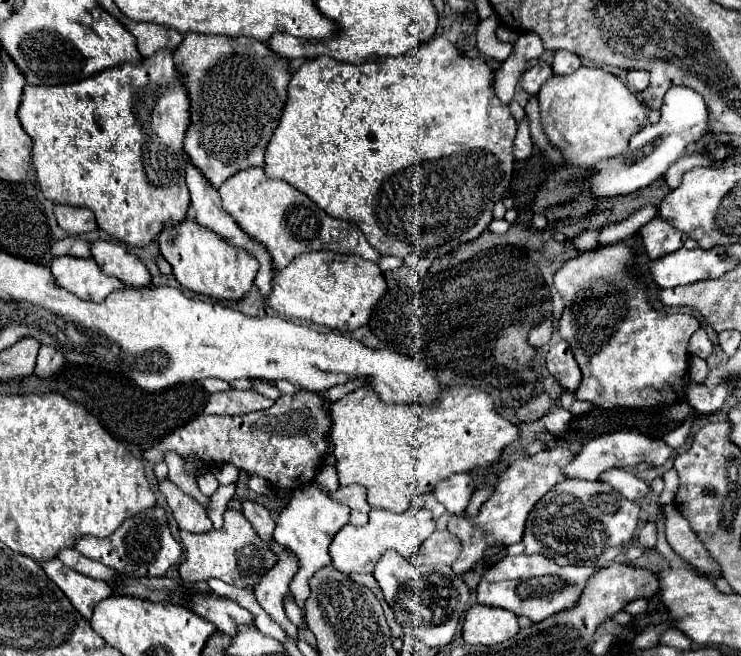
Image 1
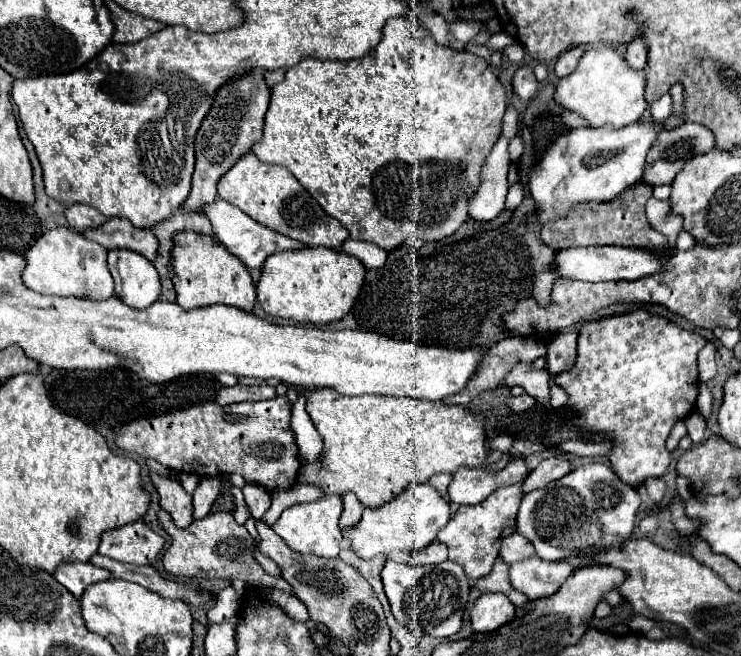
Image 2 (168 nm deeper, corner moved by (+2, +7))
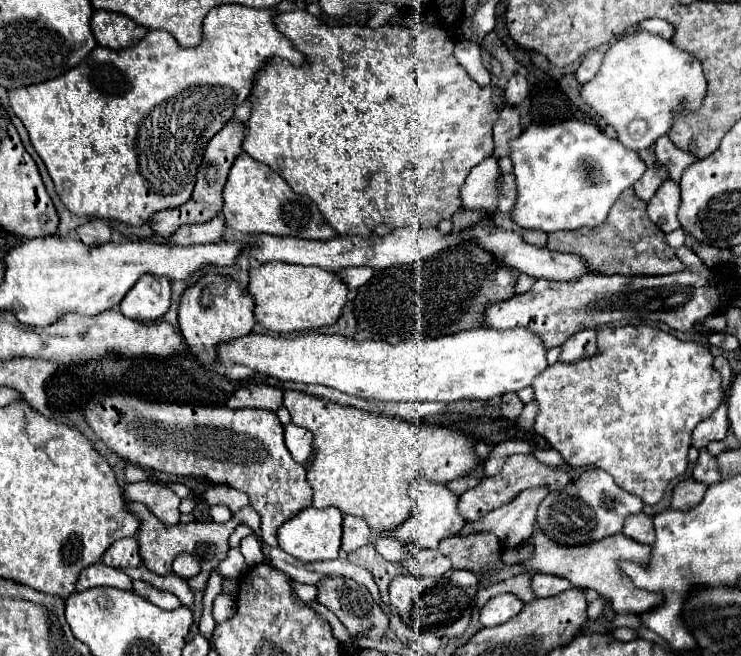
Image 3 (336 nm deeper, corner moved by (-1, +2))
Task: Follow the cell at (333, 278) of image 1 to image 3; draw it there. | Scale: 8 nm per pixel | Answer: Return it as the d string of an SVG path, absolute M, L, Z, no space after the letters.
M267 262L251 268L247 292L255 302L255 320L263 328L279 334L293 334L335 324L343 306L347 304L349 294L347 286L333 272L321 270L317 266L281 262Z

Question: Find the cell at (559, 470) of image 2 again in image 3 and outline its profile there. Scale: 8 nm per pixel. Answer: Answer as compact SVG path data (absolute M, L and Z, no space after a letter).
M529 488L513 502L489 512L485 518L481 518L481 522L467 522L461 532L465 532L465 536L473 532L491 532L505 548L513 548L525 538L531 538L537 506L547 492L547 488Z

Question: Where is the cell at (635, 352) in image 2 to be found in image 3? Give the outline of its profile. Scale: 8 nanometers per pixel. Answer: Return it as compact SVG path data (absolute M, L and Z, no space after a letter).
M623 326L623 328L603 328L599 330L597 334L597 344L599 344L599 354L593 356L593 358L587 358L587 360L579 360L579 362L555 362L551 366L547 366L545 372L541 372L535 380L533 380L533 394L535 394L535 402L537 402L537 416L535 416L535 432L539 436L543 436L565 460L567 466L597 466L597 468L603 468L605 472L609 472L617 486L623 488L625 492L629 494L635 494L639 496L645 504L657 504L669 482L677 476L681 476L685 470L687 470L687 454L689 454L689 448L691 448L691 432L695 430L695 426L709 418L717 406L721 402L725 402L725 390L721 386L721 376L713 370L711 362L713 362L713 354L709 352L707 346L699 346L699 344L693 344L693 342L683 342L675 336L671 336L669 332L663 332L663 330L657 330L657 328L651 328L651 326Z

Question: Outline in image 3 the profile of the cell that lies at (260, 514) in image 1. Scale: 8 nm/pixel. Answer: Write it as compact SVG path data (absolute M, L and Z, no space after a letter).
M323 578L317 584L319 596L317 600L327 606L331 612L335 612L335 616L343 622L343 626L353 634L353 636L367 636L367 638L383 638L383 632L389 626L387 616L381 612L381 608L377 606L377 602L373 600L373 596L369 594L369 590L365 590L365 586L361 586L359 582L351 580L351 578Z

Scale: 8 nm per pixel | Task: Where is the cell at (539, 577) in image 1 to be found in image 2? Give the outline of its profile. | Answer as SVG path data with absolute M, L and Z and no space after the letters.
M528 557L510 563L510 585L524 593L530 601L554 595L562 583L572 575L574 567L566 561L542 561L540 557Z

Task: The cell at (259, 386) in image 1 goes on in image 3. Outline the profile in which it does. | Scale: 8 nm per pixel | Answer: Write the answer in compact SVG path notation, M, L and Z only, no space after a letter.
M285 390L283 406L291 414L291 422L313 434L313 454L307 462L307 480L313 486L313 506L327 508L335 506L343 514L363 518L373 532L389 532L397 528L409 516L409 484L417 476L431 478L431 482L449 482L467 476L477 468L475 442L461 432L445 426L413 426L393 416L357 410L353 406L341 406L323 398L309 396L297 390Z

